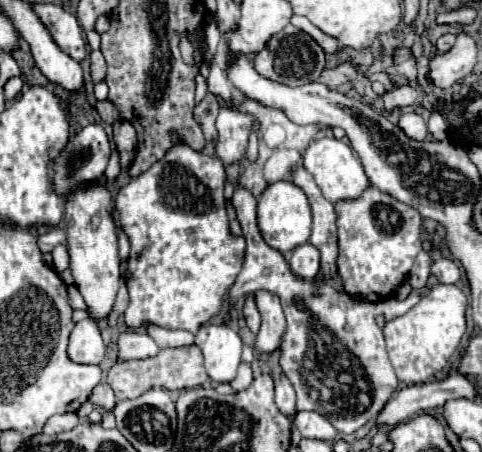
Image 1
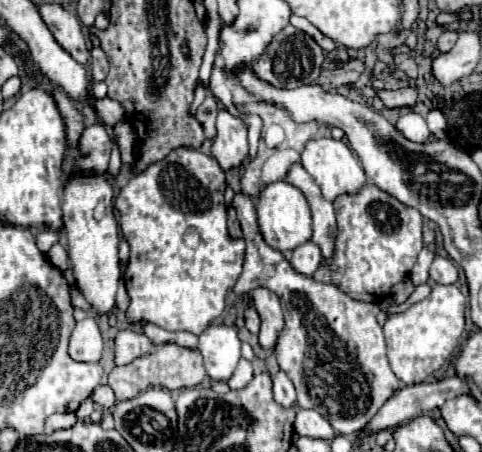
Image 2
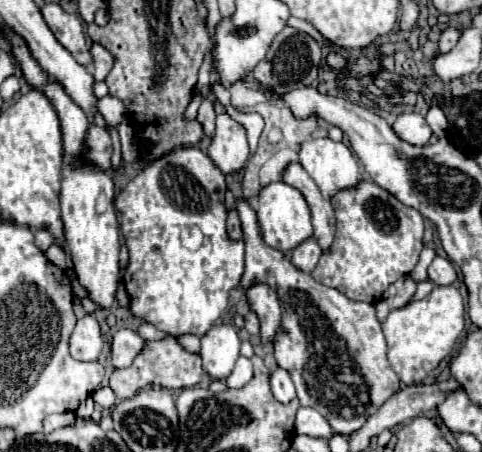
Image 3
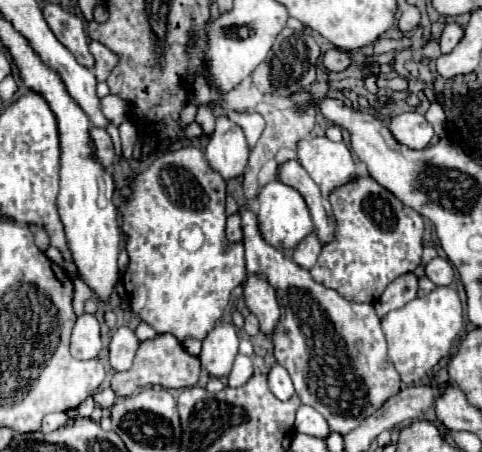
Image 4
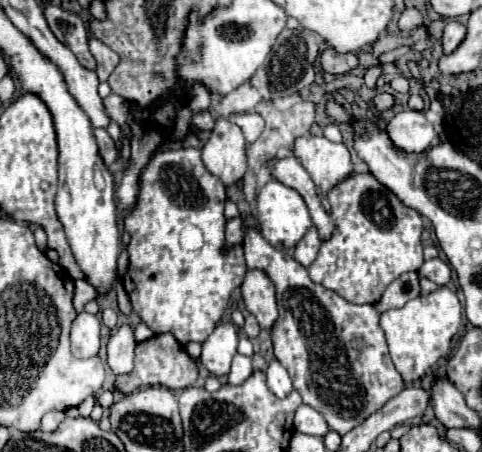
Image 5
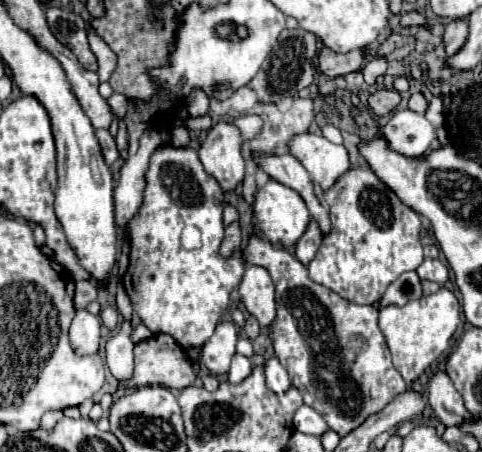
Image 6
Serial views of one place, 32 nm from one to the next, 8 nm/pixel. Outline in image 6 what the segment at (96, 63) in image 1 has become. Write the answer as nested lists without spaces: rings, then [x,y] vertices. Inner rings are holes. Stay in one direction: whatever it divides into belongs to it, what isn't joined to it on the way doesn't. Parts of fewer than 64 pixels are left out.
[[[92,28],[88,30],[88,40],[90,40],[90,50],[94,52],[94,56],[98,60],[100,82],[106,82],[110,78],[110,74],[114,72],[114,68],[116,68],[118,56],[108,48],[108,44],[104,44],[104,40],[100,40],[96,36],[96,32],[92,32]]]

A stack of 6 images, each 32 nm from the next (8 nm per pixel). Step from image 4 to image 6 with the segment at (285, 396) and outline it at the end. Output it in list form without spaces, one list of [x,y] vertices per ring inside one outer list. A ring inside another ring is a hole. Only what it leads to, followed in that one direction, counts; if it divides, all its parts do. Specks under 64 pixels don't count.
[[[270,358],[266,362],[266,368],[264,370],[266,370],[266,384],[268,384],[268,388],[272,392],[276,392],[278,396],[284,394],[292,386],[288,372],[282,368],[282,364],[276,358]]]

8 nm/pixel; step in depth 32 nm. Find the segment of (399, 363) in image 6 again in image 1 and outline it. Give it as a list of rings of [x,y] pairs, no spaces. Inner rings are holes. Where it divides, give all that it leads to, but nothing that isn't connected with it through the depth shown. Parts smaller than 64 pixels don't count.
[[[440,284],[432,288],[430,294],[422,298],[414,308],[410,308],[404,316],[386,322],[384,336],[388,356],[398,380],[406,384],[420,384],[430,380],[436,372],[444,370],[466,332],[466,306],[466,294],[458,286]]]

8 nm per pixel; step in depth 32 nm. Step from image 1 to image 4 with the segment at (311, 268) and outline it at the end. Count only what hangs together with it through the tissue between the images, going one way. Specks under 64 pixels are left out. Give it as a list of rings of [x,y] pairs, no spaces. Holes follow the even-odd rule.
[[[312,232],[310,236],[306,236],[306,238],[294,248],[294,256],[292,256],[292,258],[294,258],[294,262],[296,262],[300,268],[310,270],[310,268],[316,264],[320,250],[322,250],[322,246],[320,246],[320,242],[316,240],[316,234]]]

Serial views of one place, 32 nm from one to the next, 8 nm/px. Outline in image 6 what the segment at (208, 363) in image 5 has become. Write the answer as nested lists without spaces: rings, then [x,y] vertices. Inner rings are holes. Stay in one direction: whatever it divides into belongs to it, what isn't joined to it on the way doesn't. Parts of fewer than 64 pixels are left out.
[[[220,322],[210,336],[210,340],[202,346],[202,364],[210,370],[214,376],[224,376],[230,370],[232,356],[236,354],[236,342],[238,342],[238,330],[234,322]]]

